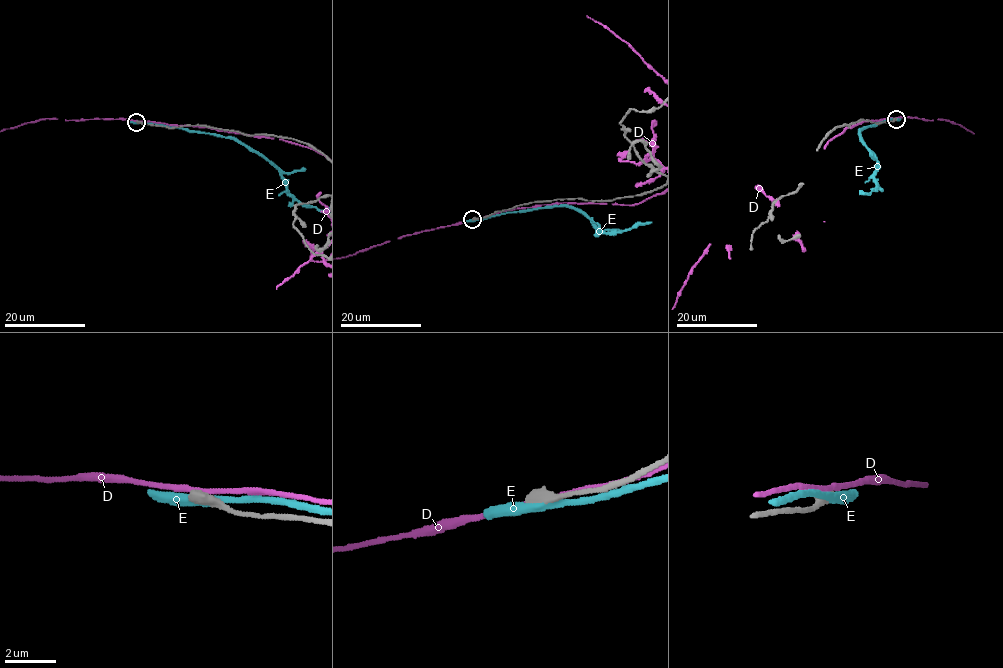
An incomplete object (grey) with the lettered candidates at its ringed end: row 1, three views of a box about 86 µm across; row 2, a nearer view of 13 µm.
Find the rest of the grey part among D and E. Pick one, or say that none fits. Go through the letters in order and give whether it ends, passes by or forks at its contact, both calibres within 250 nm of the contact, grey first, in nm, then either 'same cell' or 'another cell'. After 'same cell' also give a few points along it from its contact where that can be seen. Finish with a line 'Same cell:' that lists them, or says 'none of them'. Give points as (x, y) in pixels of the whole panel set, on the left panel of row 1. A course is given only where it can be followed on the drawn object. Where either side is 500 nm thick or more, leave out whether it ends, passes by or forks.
D: it passes by; 480 nm thick on the grey side, 190 nm on the other; another cell
E: 500 nm thick on the grey side, 320 nm on the other; another cell
Same cell: none of them

